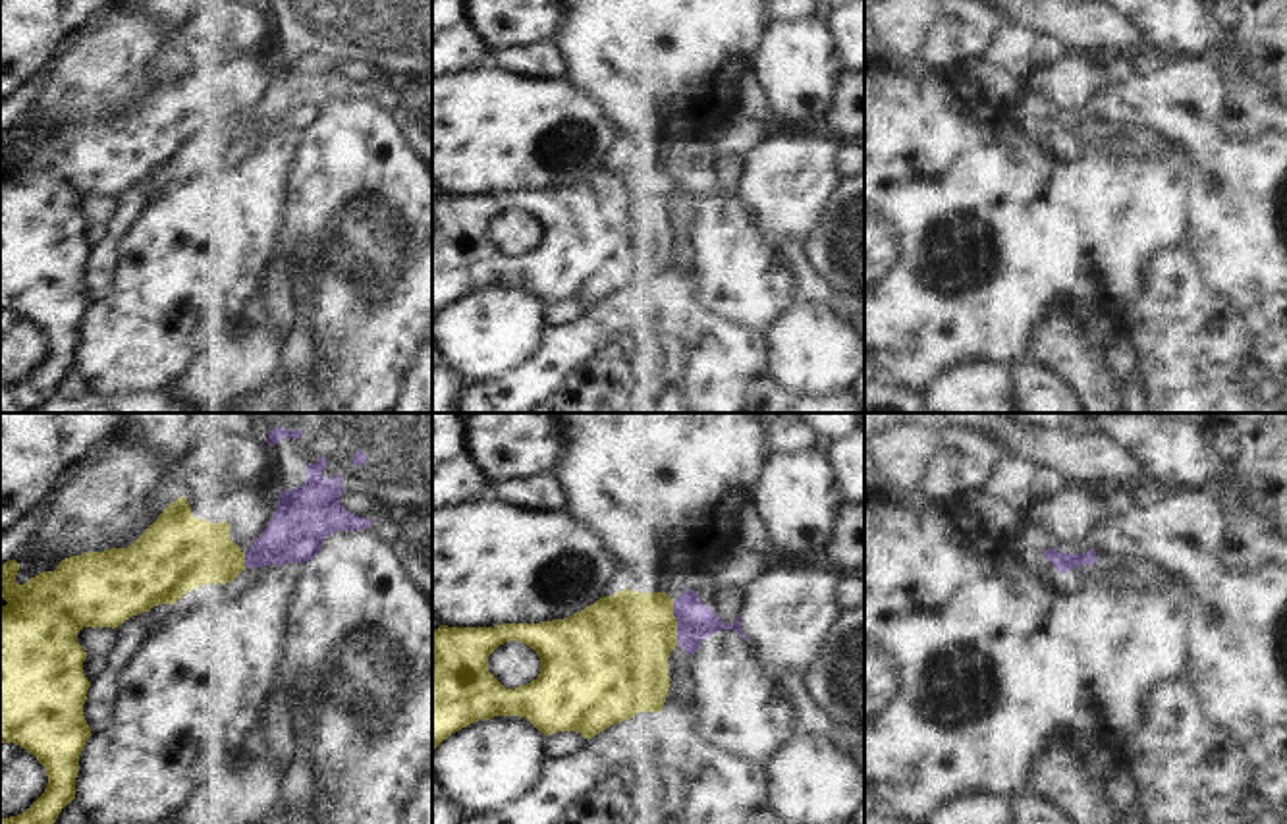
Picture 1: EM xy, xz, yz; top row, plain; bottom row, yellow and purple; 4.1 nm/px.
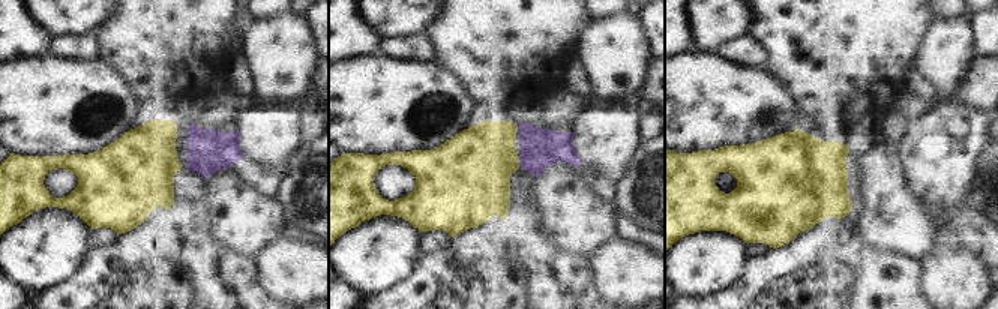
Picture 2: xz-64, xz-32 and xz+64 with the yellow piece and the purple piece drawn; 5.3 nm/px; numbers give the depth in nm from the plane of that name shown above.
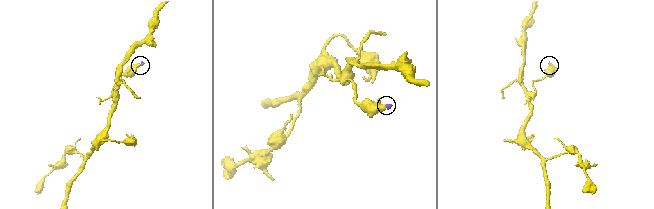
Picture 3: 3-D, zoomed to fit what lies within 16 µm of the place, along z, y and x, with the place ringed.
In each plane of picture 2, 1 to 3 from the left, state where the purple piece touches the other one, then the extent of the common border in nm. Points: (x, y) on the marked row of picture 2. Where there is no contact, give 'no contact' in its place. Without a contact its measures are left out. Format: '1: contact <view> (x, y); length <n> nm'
1: no contact
2: contact xz-32 (518, 162); length 40 nm
3: no contact

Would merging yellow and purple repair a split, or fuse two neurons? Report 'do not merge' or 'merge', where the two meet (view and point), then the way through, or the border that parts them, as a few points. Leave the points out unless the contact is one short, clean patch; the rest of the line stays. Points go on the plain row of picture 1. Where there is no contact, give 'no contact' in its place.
do not merge; contact xz (676, 192); border xz (672, 168), (678, 213)

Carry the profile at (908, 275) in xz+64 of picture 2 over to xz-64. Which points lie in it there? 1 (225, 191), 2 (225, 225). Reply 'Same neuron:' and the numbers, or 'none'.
Same neuron: none

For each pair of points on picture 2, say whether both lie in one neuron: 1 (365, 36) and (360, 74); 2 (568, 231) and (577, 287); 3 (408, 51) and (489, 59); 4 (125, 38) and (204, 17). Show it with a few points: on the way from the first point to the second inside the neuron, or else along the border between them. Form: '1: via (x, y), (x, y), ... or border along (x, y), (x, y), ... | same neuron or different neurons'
1: border along (378, 53), (344, 60) | different neurons
2: border along (566, 249), (590, 258) | different neurons
3: border along (423, 32), (434, 59) | different neurons
4: via (144, 33), (164, 33), (180, 17), (185, 17) | same neuron

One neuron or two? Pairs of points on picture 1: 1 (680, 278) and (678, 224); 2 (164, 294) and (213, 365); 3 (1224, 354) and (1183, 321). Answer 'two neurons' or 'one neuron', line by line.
1: one neuron
2: two neurons
3: one neuron

